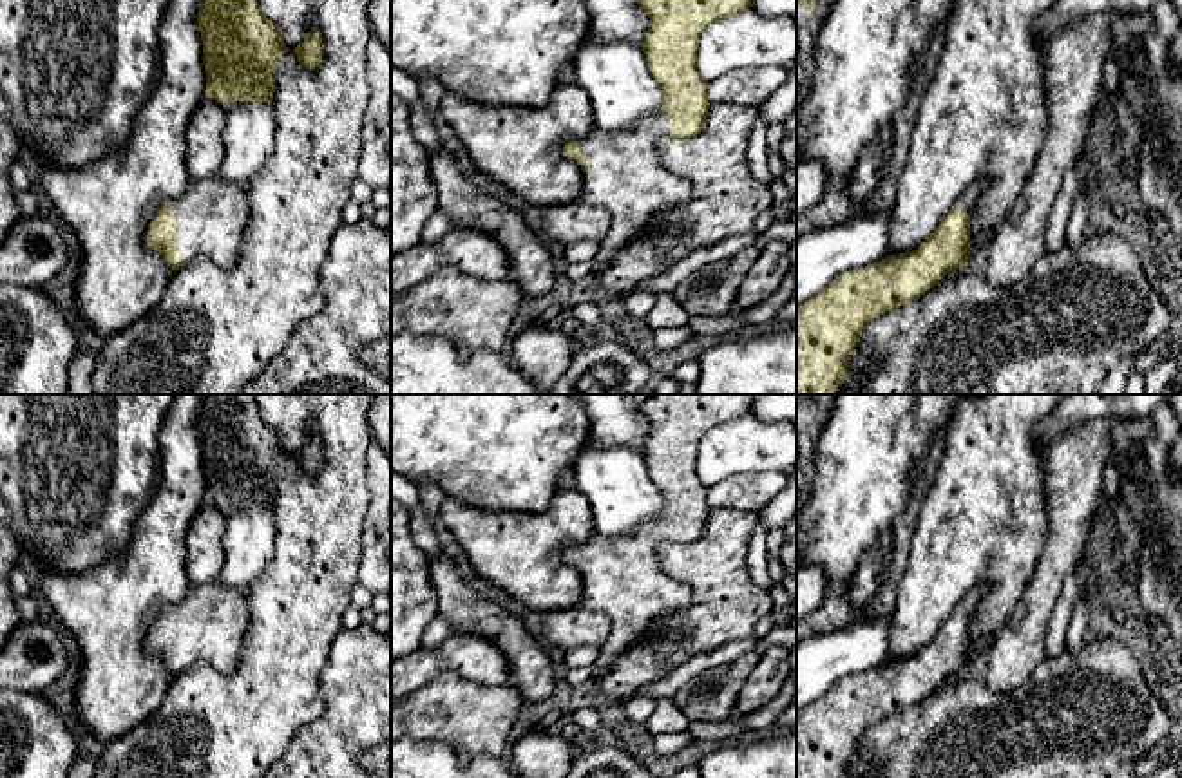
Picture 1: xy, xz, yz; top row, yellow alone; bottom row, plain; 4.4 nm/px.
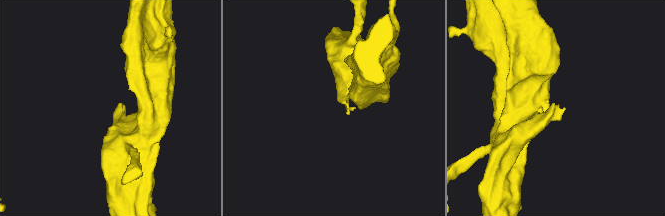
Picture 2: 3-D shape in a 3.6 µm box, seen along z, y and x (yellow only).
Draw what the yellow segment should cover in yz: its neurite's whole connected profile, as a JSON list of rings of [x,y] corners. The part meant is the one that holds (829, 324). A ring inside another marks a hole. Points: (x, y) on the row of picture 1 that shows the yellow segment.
[[[970,185],[916,250],[847,271],[796,309],[796,394],[834,394],[867,322],[920,299],[972,259],[970,215],[983,188]]]

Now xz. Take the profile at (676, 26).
[[[637,0],[639,7],[650,18],[643,51],[650,74],[664,94],[661,110],[617,132],[603,132],[594,127],[583,139],[568,141],[563,147],[563,156],[581,168],[581,201],[605,208],[612,219],[606,237],[599,242],[594,273],[599,273],[621,248],[641,244],[641,233],[648,230],[661,212],[681,210],[690,201],[690,181],[662,166],[655,143],[664,136],[691,138],[704,128],[710,101],[708,81],[697,71],[701,33],[710,24],[751,7],[751,2],[753,0]]]

